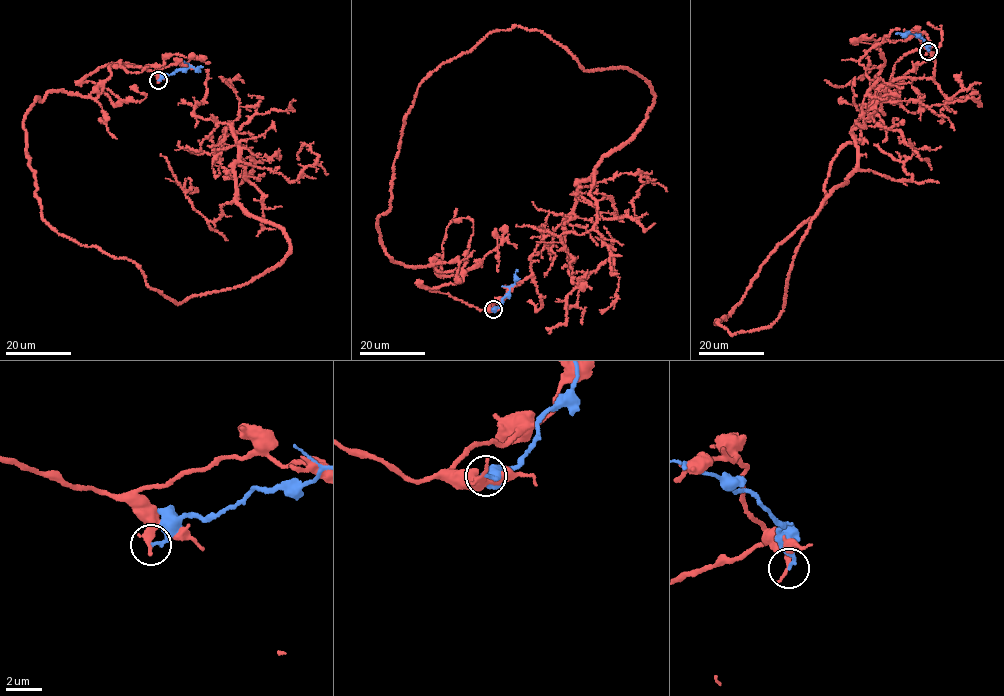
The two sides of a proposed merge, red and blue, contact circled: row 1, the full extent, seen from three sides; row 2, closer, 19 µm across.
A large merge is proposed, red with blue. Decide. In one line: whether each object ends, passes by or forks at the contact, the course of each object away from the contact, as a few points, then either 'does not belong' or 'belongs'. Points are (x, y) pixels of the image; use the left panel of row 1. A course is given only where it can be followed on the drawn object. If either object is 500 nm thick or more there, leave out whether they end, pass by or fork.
red passes by | blue ends | red via (158, 80), (23, 123), (44, 221), (178, 303), (290, 249), (223, 130), (290, 102) | blue via (158, 80), (177, 69), (202, 66) | does not belong

